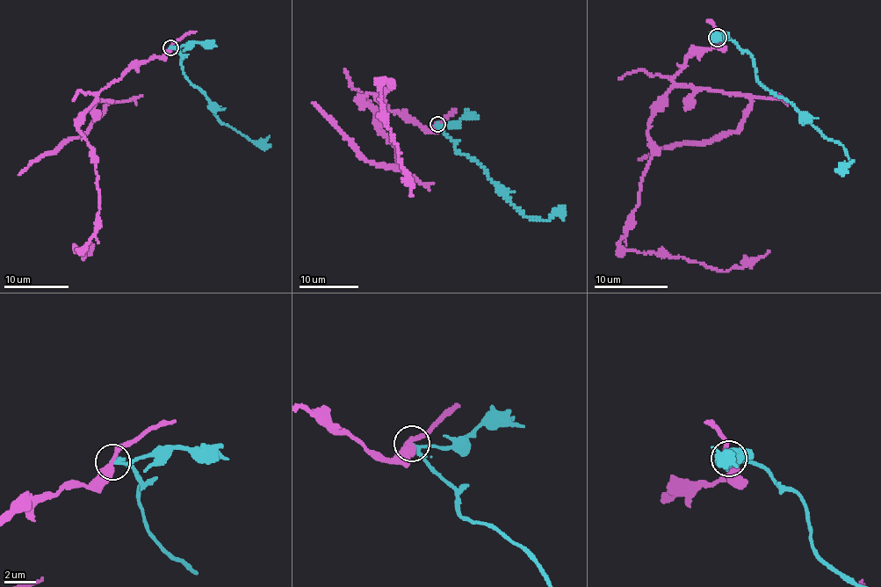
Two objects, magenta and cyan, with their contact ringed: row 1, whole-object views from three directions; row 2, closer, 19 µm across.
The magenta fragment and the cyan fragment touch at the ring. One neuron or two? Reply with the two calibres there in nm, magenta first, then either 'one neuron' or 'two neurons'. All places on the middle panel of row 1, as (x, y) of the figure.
calibres 360 and 220 nm; two neurons

